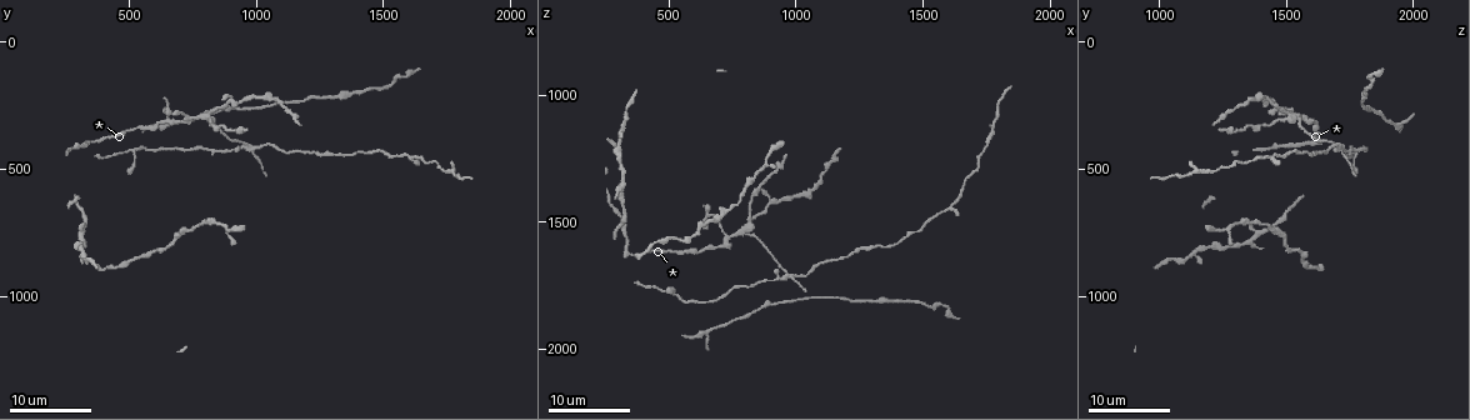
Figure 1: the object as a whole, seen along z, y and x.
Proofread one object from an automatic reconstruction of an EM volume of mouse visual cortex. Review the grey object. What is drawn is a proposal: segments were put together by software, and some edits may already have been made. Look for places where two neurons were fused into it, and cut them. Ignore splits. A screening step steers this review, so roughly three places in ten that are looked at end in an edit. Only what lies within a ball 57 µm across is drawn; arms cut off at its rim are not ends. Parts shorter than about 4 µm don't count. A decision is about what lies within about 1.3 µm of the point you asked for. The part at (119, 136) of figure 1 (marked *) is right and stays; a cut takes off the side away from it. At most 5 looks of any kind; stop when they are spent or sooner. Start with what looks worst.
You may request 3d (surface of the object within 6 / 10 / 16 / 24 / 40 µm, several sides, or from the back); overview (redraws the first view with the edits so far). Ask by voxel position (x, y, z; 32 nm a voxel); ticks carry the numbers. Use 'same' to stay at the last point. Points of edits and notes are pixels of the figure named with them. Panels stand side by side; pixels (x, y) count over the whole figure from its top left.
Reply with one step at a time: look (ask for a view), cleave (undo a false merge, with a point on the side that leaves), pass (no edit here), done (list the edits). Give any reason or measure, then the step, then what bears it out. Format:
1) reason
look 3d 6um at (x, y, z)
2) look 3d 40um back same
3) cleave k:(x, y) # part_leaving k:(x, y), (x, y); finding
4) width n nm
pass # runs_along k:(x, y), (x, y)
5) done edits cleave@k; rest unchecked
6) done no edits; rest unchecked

four arms meet
look 3d 24um at (970, 410, 1700)

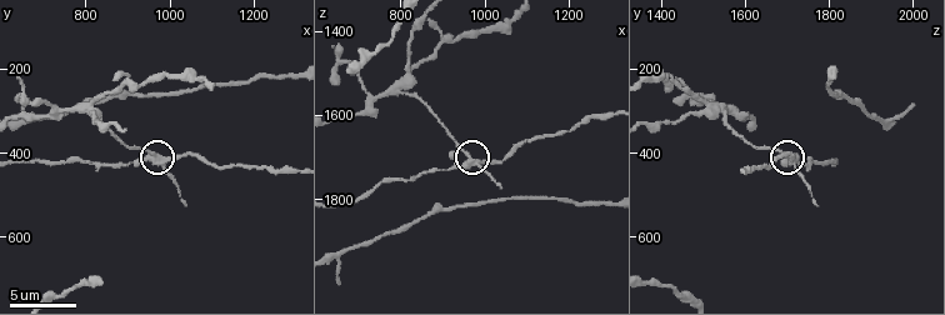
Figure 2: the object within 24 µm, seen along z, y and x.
zoom in
look 3d 6um at (965, 415, 1720)

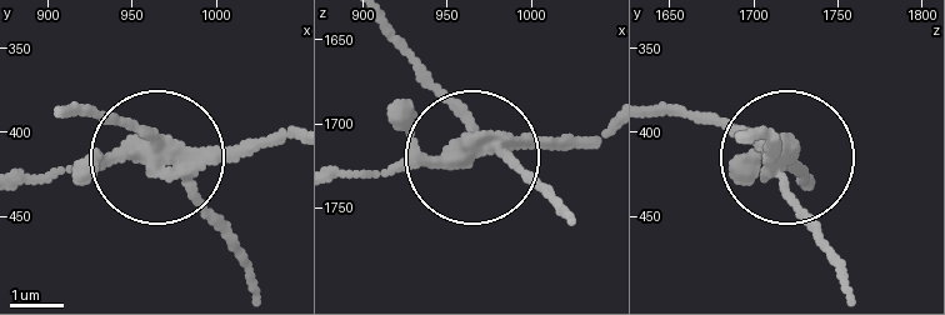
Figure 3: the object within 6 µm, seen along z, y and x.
width 340 nm
cleave 3:(243, 149) # part_leaving 3:(170, 151), (286, 139); two neurons meet here

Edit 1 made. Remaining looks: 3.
look 3d 16um at (825, 310, 1525)

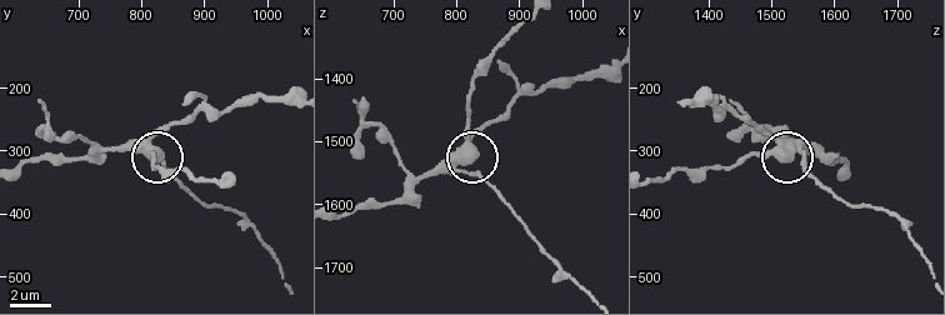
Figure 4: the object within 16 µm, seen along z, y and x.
cleave 4:(151, 151) # part_leaving 4:(463, 153), (474, 68), (518, 23); two neurons meet here

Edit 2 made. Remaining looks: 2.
sudden change in width
look 3d 6um at (790, 705, 1385)

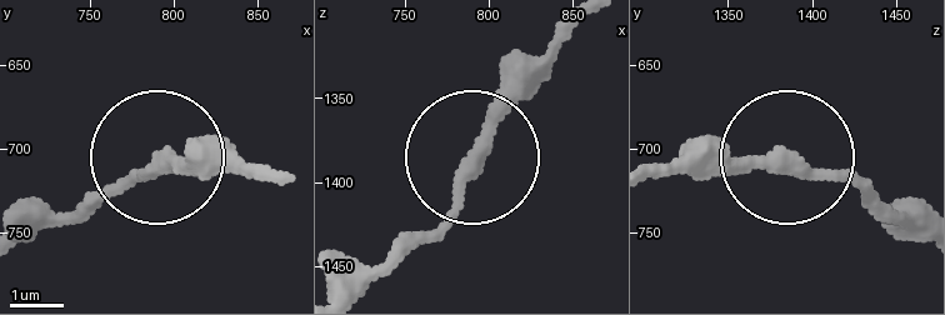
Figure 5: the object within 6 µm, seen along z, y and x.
other side
look 3d 6um back at (796, 708, 1378)

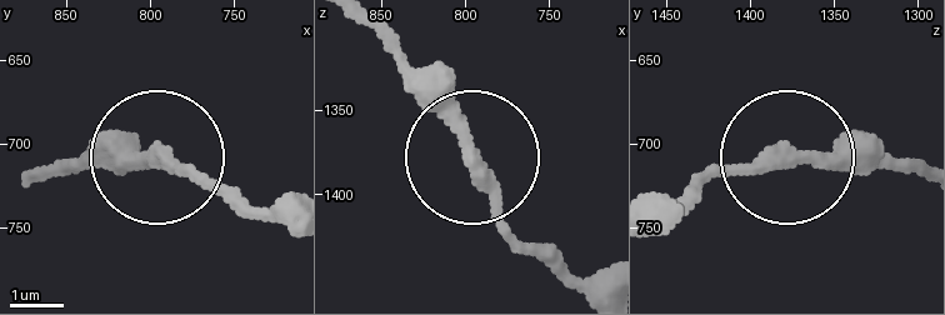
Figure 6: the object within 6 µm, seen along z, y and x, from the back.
pass # one neuron here

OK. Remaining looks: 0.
done edits cleave@3, cleave@4; rest unchecked

